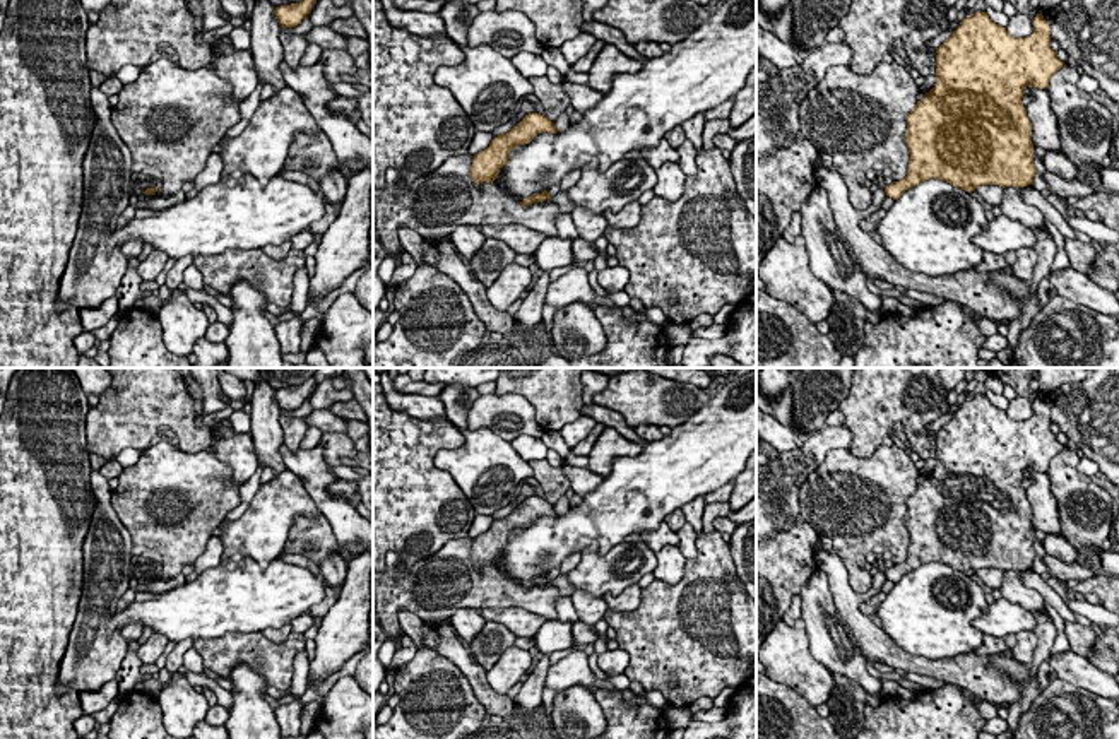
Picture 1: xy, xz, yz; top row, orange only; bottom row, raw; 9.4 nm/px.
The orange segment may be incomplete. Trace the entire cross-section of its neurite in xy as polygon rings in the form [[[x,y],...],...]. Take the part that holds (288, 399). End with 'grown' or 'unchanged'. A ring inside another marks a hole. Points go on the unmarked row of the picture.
[[[315,376],[299,387],[275,390],[274,397],[281,411],[296,411],[311,395],[313,387],[317,387]]]; unchanged

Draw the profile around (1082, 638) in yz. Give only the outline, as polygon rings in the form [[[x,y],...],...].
[[[1064,623],[1064,635],[1069,641],[1069,648],[1088,659],[1093,653],[1095,645],[1095,631],[1083,624],[1076,623]]]

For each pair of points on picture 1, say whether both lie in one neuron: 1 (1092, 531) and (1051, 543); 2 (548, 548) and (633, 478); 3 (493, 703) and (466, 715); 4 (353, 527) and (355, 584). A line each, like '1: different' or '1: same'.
1: different
2: same
3: different
4: different

